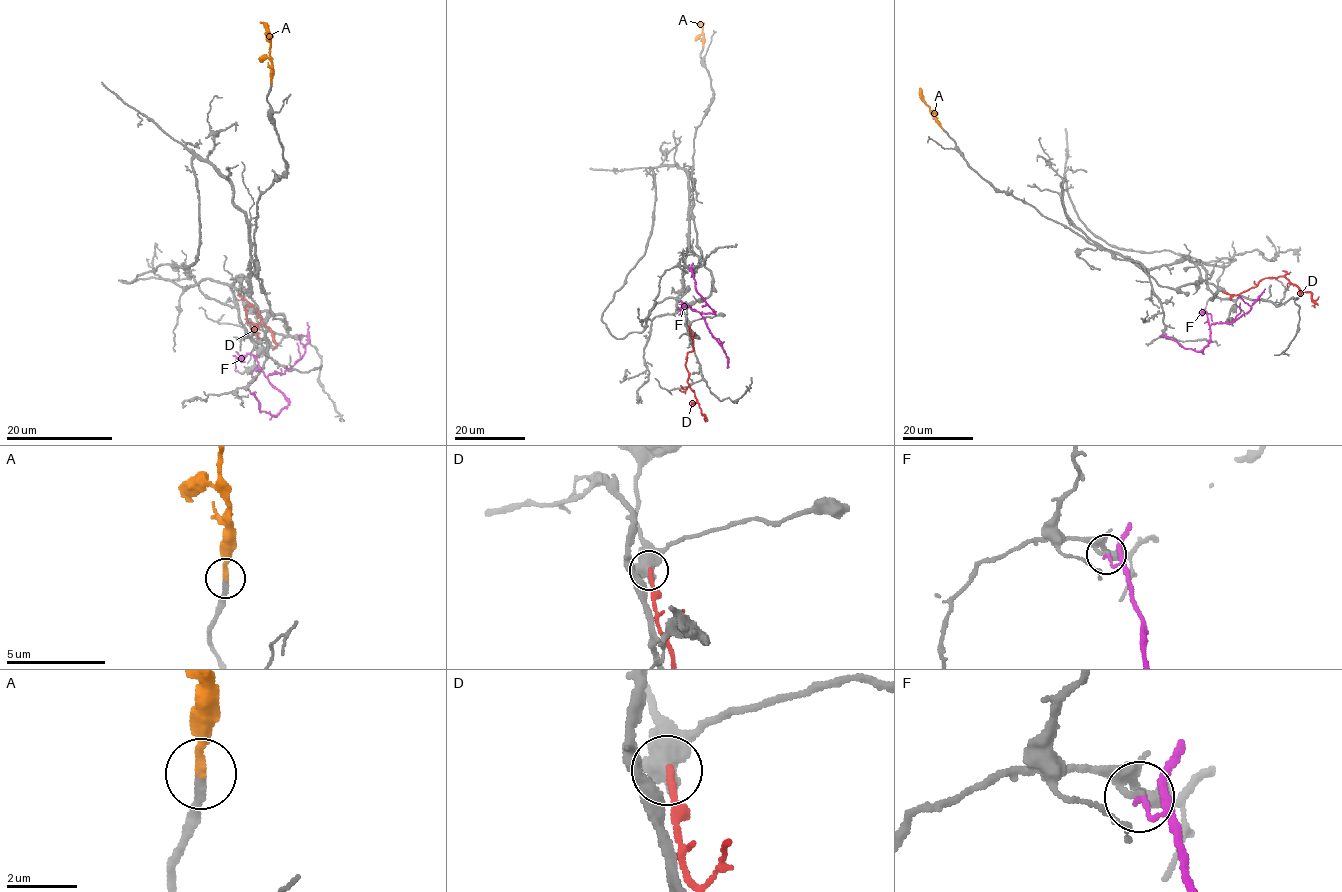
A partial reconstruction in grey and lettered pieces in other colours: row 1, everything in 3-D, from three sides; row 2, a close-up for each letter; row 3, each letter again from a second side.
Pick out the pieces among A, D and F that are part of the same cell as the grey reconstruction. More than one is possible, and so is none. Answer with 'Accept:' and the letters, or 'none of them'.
Accept: A

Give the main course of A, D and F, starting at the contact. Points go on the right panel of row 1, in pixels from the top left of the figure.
A: (942, 129), (920, 88)
D: (1223, 291), (1241, 294), (1260, 280), (1283, 276), (1302, 291), (1310, 292), (1314, 302), (1319, 296)
F: (1165, 335), (1185, 348), (1201, 351), (1210, 339), (1211, 325), (1232, 323), (1250, 309), (1265, 288)

